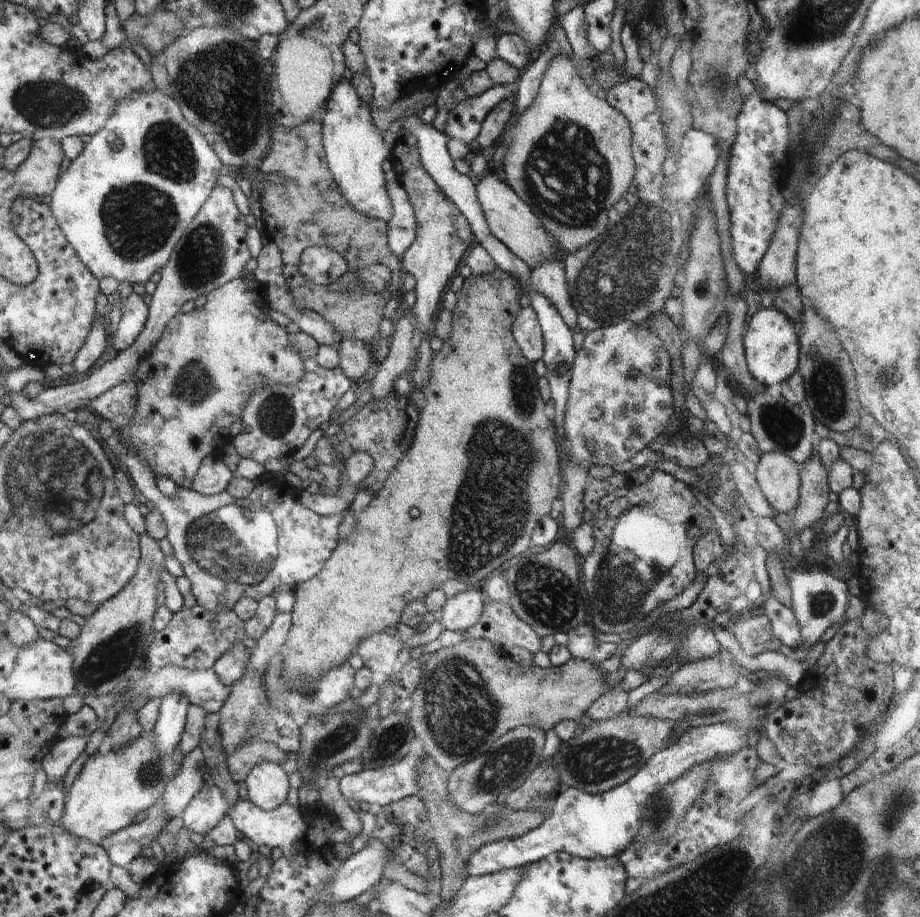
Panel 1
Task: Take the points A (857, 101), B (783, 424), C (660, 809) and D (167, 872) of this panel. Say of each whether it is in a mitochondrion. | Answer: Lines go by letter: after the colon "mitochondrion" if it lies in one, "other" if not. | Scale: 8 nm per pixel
A: other
B: mitochondrion
C: mitochondrion
D: other

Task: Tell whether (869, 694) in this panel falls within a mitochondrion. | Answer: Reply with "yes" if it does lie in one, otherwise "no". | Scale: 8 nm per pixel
no

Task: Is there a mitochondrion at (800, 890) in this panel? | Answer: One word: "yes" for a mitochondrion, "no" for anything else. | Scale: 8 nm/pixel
yes

